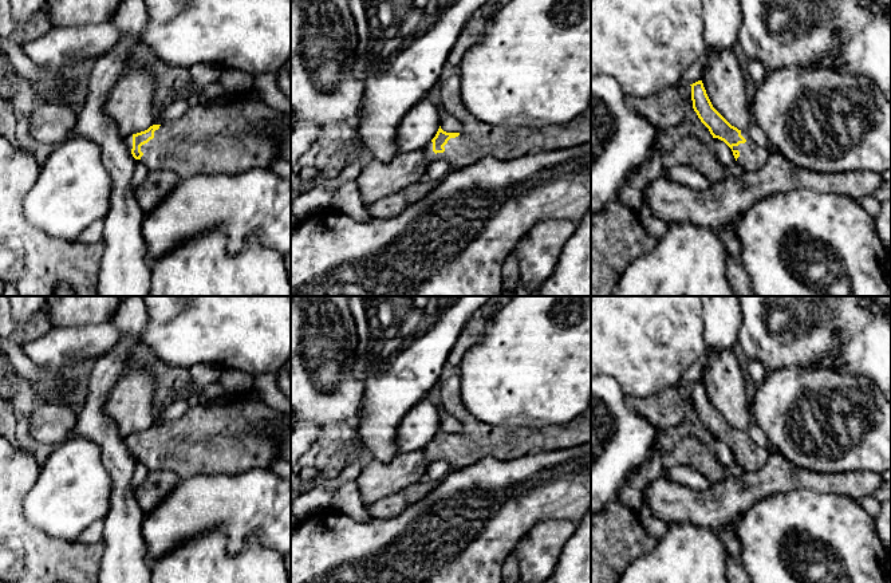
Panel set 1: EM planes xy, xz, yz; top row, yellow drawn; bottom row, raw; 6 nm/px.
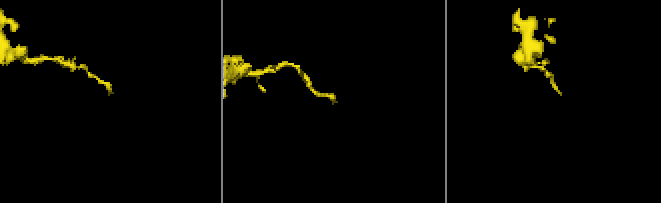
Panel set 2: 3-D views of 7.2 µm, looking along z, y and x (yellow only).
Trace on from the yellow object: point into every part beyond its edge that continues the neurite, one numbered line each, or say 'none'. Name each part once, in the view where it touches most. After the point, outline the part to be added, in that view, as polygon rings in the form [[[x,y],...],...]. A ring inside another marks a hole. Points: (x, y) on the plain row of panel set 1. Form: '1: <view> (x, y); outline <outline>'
1: xy (239, 434); outline [[[249,393],[241,395],[230,395],[222,403],[202,405],[189,407],[185,415],[170,424],[161,424],[154,432],[154,438],[141,446],[143,456],[135,462],[142,462],[150,472],[170,470],[180,480],[193,476],[237,476],[247,470],[263,468],[268,469],[271,462],[277,458],[277,437],[291,422],[291,413],[277,411],[263,401],[251,397]]]

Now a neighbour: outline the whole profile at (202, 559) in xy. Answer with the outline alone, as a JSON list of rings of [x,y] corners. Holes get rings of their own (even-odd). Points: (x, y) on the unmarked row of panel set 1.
[[[224,529],[178,544],[150,567],[150,583],[289,583],[284,556],[263,547],[256,533],[238,554],[229,554]]]

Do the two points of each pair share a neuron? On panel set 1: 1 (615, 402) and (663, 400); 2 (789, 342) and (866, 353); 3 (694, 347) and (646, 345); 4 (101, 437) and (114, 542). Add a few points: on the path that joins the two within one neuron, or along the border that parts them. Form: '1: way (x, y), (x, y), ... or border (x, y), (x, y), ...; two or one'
1: border (626, 397), (626, 405), (650, 422); two
2: way (808, 342), (847, 342); one
3: way (682, 347), (663, 347), (658, 345); one
4: way (119, 463), (121, 516); one

